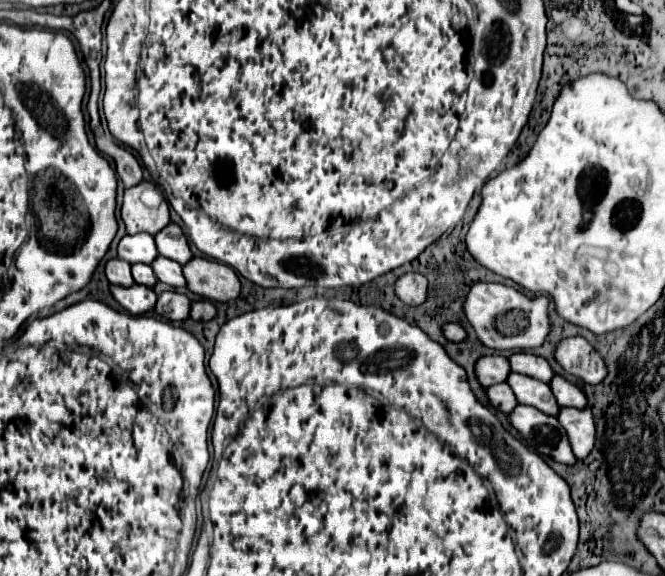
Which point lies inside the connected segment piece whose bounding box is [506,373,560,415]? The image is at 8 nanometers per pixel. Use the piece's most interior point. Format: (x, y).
(529, 391)

